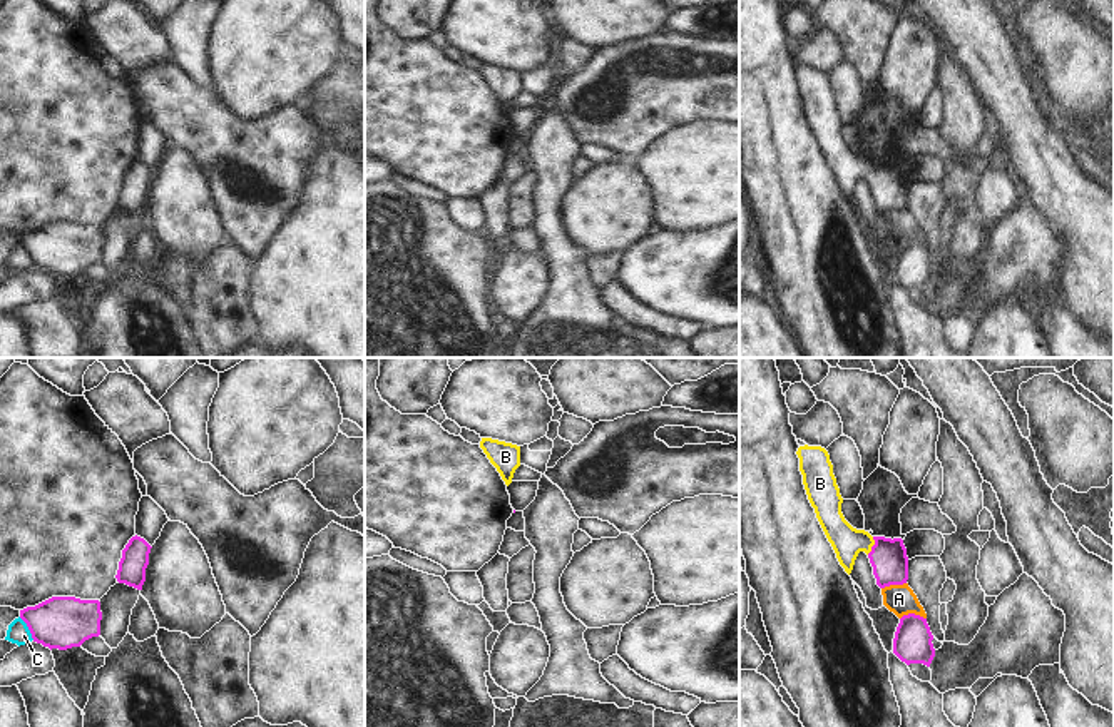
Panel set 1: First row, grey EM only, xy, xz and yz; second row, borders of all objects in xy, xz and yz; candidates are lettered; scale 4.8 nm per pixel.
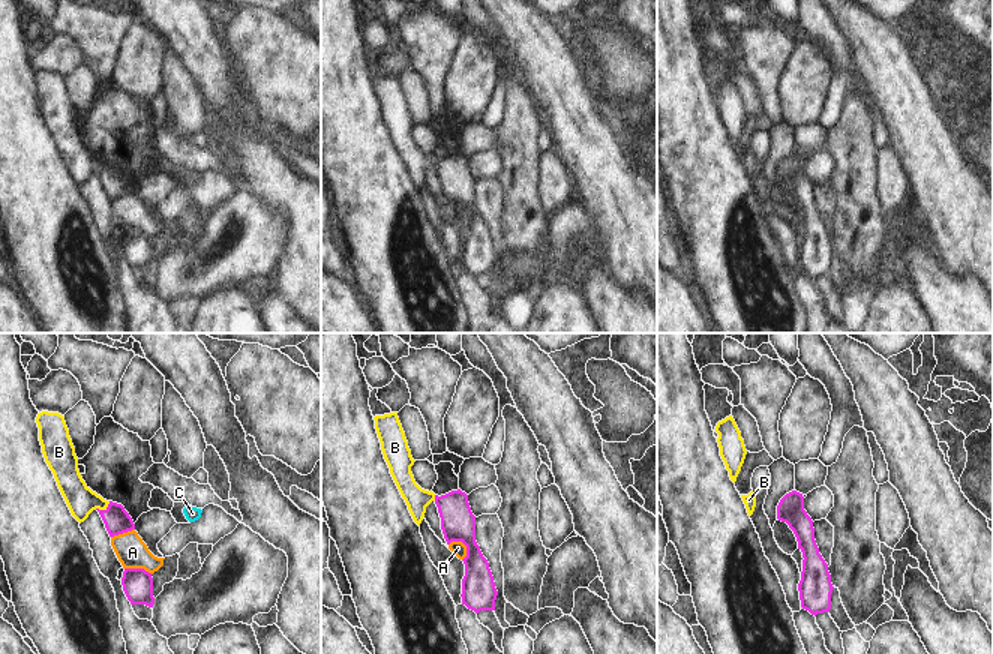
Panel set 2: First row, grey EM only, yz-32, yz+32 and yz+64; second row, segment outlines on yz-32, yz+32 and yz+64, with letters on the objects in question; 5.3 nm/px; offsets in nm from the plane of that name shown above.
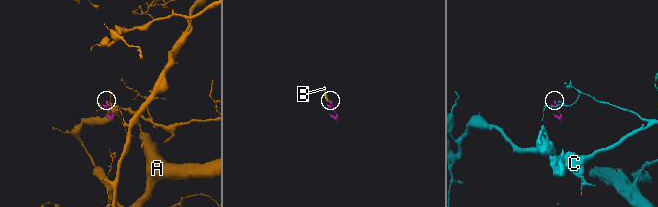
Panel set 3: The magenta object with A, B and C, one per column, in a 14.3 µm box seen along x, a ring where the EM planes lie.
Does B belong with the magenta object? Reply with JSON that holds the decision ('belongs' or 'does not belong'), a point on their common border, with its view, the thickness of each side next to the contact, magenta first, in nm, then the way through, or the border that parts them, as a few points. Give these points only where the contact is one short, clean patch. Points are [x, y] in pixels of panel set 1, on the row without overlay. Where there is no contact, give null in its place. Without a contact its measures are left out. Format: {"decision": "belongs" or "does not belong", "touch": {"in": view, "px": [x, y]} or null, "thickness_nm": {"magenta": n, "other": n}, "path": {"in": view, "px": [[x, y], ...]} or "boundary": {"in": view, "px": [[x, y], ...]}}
{"decision": "belongs", "touch": {"in": "yz", "px": [873, 171]}, "thickness_nm": {"magenta": 180, "other": 150}, "path": {"in": "yz", "px": [[889, 184], [873, 171], [847, 167]]}}

